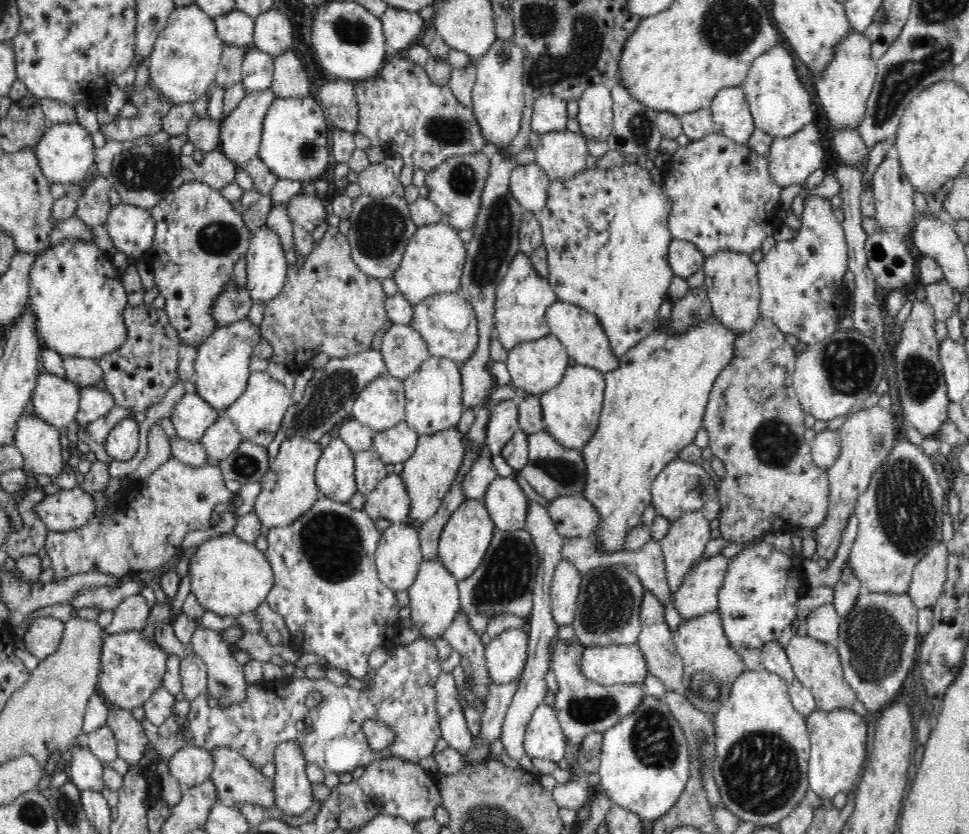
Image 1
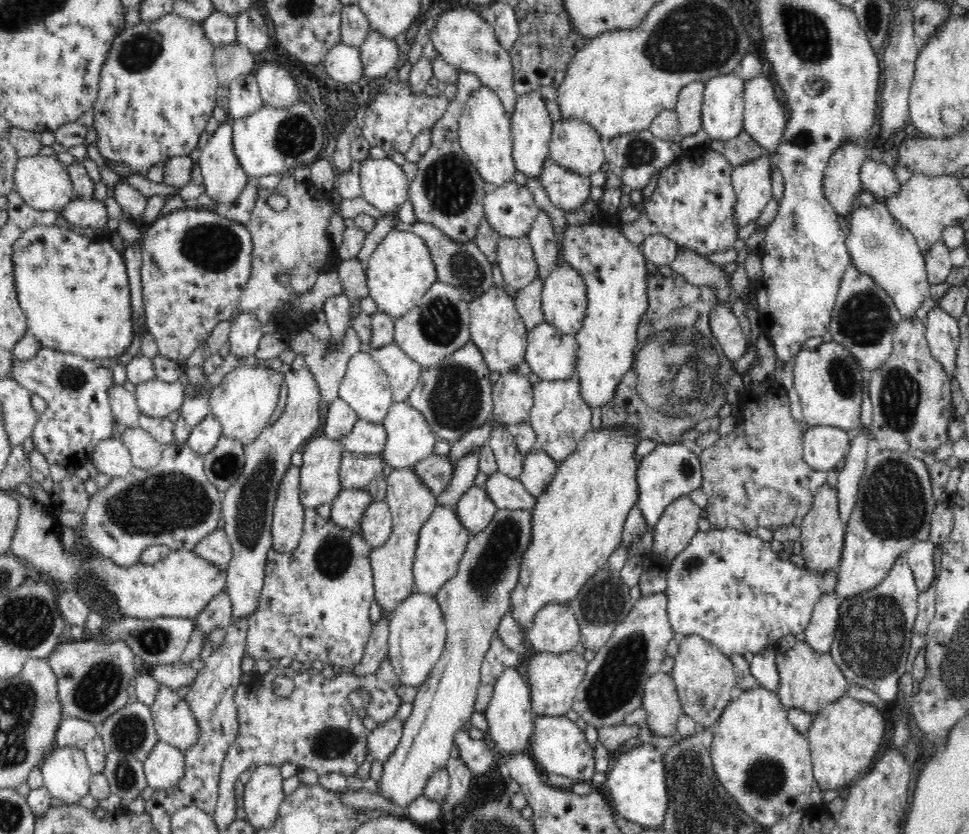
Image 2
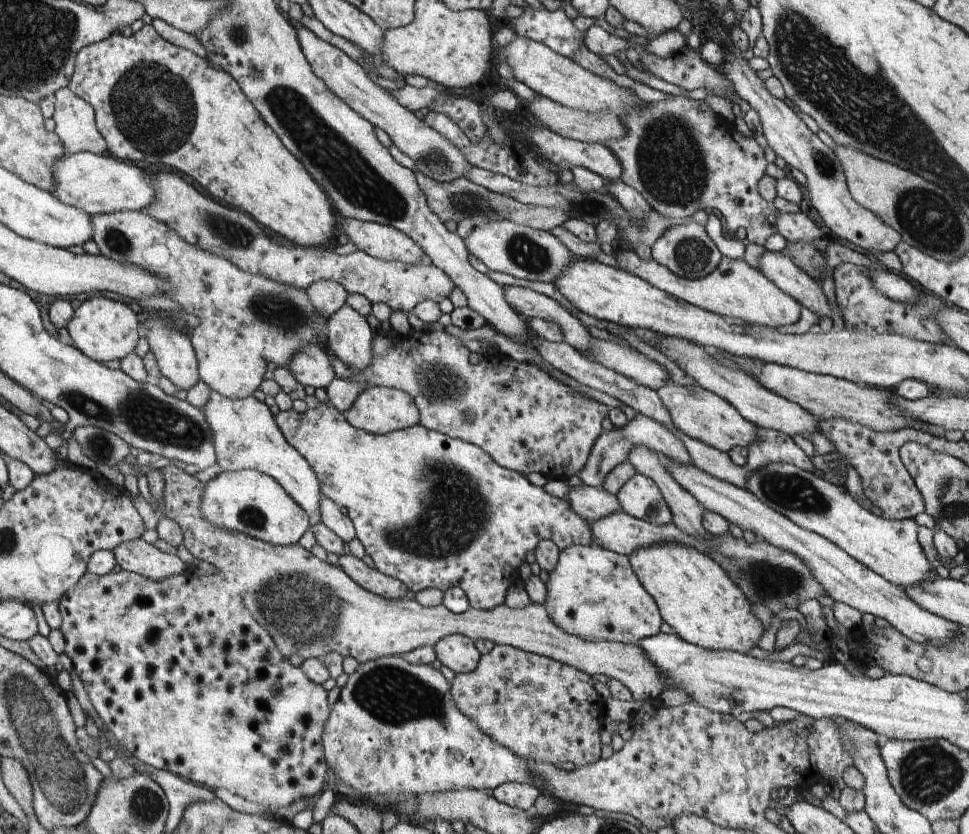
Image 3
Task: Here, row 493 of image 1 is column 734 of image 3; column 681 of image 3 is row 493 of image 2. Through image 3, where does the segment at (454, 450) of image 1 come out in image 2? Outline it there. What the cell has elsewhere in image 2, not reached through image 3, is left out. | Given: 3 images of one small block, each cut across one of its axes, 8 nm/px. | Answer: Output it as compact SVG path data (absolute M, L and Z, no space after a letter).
M413 468L393 469L387 476L386 503L390 506L393 526L388 542L370 552L371 573L373 574L374 596L381 612L390 617L400 602L415 592L413 562L418 535L423 522L432 514L437 504L434 496L418 478Z

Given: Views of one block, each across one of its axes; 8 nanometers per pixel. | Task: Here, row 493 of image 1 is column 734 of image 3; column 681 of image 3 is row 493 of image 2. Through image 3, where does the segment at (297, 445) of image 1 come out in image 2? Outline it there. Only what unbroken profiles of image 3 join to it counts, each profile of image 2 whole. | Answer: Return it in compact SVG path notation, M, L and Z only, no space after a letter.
M290 465L279 482L271 522L271 542L276 553L292 553L302 536L305 509L299 502L299 468Z

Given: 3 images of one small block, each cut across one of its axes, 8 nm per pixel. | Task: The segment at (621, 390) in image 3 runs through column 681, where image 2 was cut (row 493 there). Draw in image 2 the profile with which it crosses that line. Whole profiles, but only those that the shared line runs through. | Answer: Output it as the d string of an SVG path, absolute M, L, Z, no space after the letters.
M432 453L428 458L413 466L413 470L422 484L434 495L438 496L447 490L456 462L447 456Z

